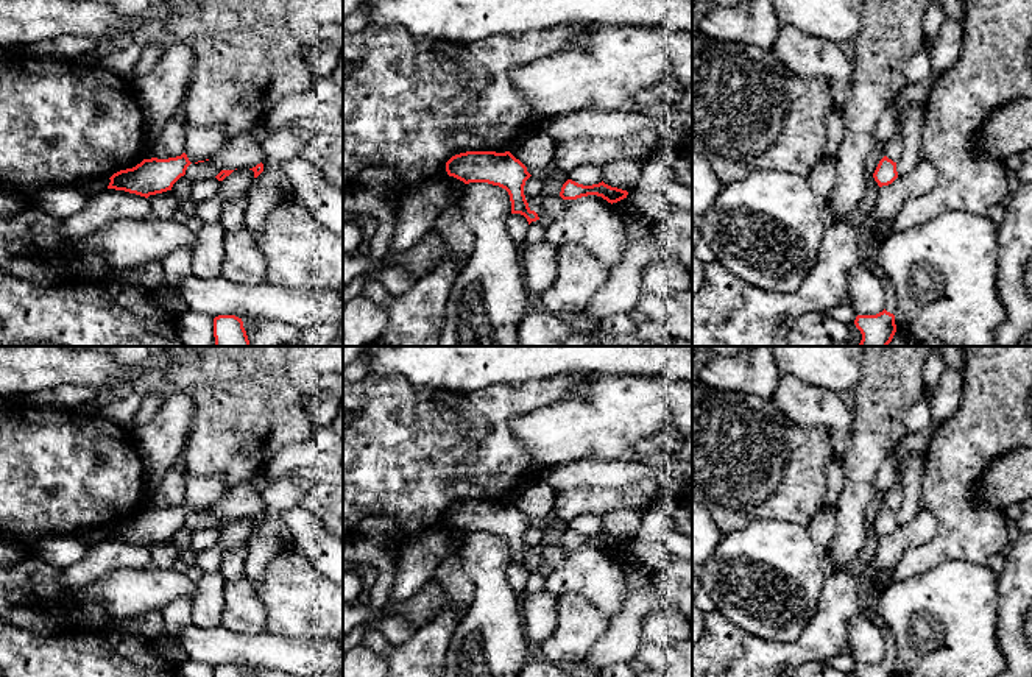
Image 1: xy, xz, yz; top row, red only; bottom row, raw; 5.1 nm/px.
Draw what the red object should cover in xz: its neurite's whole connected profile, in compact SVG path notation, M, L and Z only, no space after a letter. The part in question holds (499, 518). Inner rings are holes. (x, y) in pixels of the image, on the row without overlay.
M466 501L446 512L446 521L465 533L488 532L505 538L511 551L511 563L521 563L528 574L539 569L528 557L524 544L525 530L532 526L527 516L510 501Z

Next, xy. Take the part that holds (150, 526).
M182 502L168 509L143 509L133 518L120 519L109 529L108 538L125 540L148 548L171 540L173 533L186 524L192 512Z

